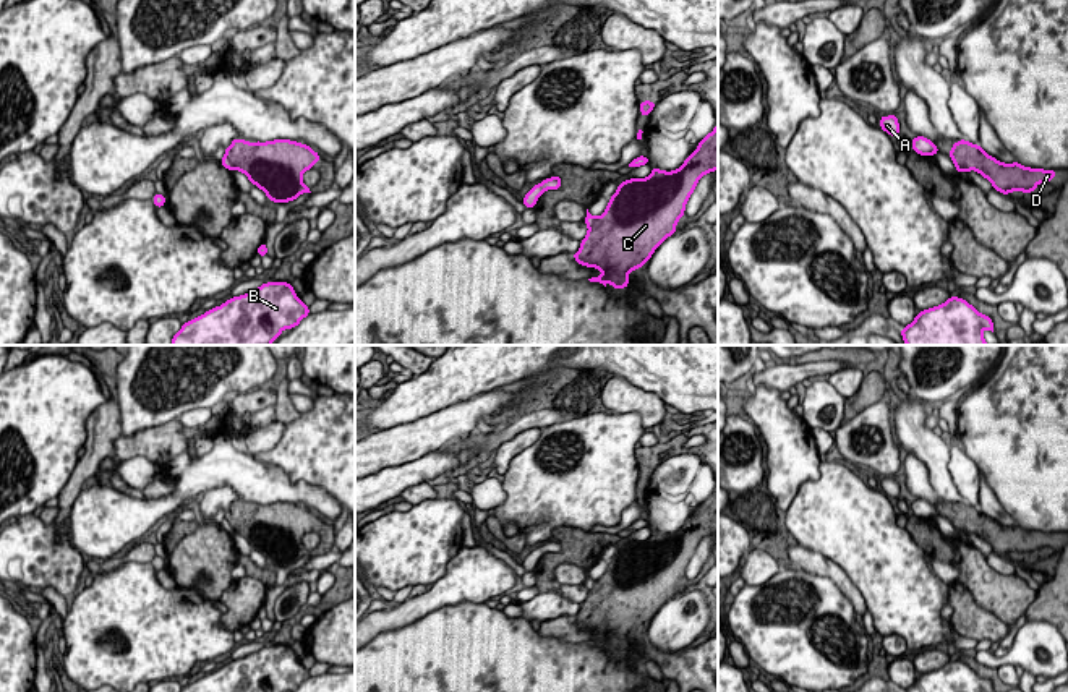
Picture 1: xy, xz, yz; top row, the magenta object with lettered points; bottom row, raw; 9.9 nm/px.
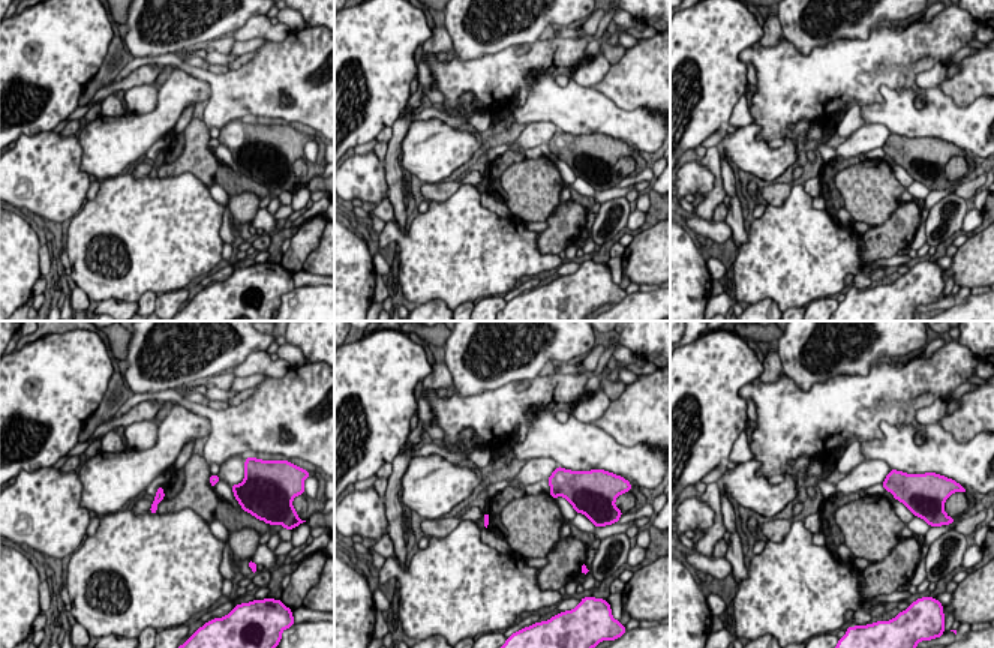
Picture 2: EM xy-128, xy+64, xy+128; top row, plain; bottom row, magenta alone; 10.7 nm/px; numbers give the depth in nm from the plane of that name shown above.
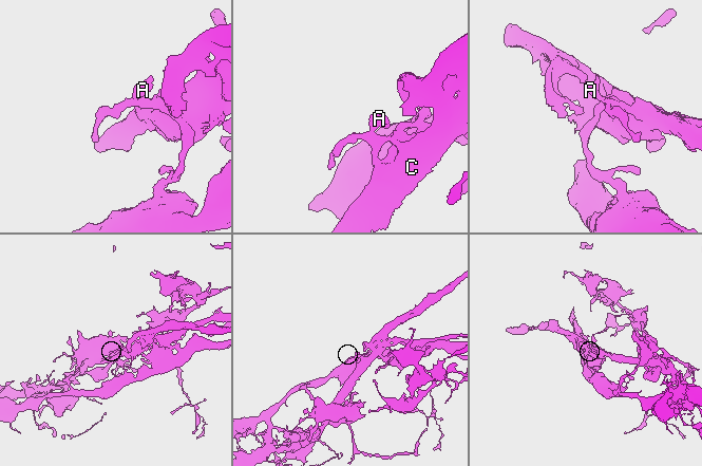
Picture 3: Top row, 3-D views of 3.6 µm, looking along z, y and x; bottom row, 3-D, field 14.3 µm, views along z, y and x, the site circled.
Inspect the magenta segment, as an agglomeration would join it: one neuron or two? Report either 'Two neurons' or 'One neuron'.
Two neurons

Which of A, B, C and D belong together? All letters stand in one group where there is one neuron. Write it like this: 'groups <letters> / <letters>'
groups A B / C D

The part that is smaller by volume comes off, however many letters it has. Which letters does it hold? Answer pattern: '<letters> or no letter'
C, D

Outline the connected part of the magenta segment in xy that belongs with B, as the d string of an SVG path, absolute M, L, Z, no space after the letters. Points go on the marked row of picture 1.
M282 280L266 282L183 323L182 329L172 337L170 345L271 345L284 329L297 327L308 314L310 308L297 297L292 284Z

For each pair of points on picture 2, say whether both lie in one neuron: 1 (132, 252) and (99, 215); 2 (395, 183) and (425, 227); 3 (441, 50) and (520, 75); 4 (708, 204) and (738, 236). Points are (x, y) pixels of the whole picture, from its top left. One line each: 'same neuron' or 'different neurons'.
1: same neuron
2: different neurons
3: different neurons
4: different neurons

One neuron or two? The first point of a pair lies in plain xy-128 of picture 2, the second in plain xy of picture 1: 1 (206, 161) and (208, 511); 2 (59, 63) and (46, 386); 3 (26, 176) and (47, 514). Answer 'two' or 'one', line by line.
1: two
2: one
3: two

